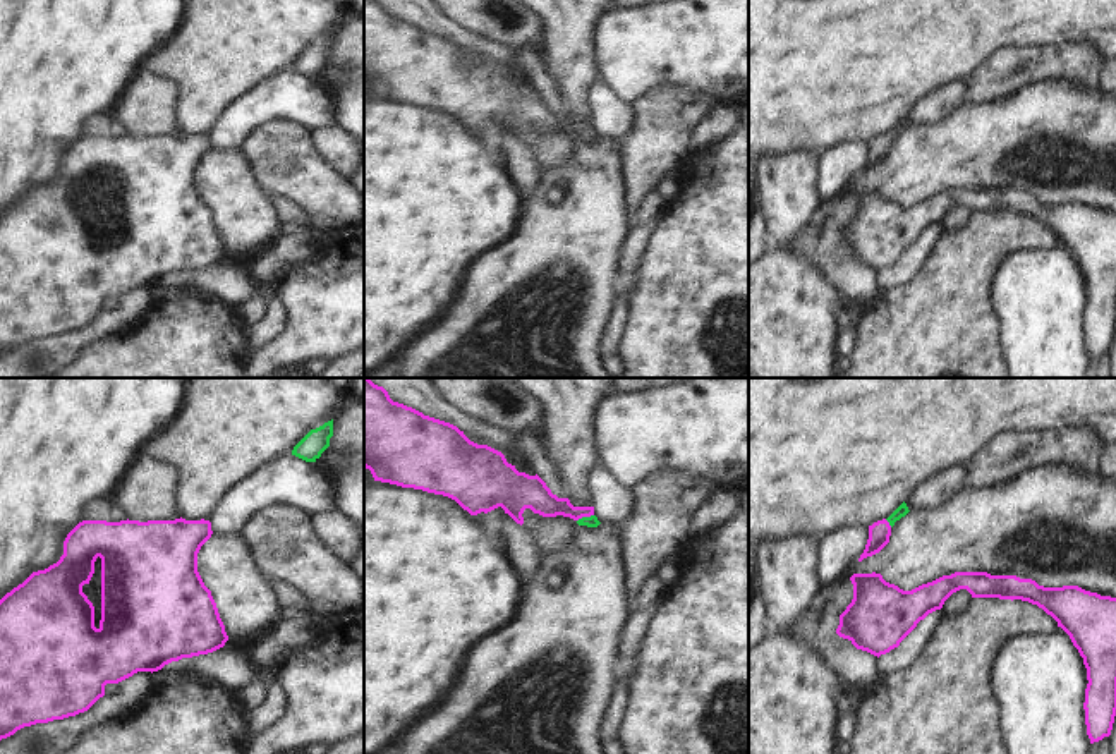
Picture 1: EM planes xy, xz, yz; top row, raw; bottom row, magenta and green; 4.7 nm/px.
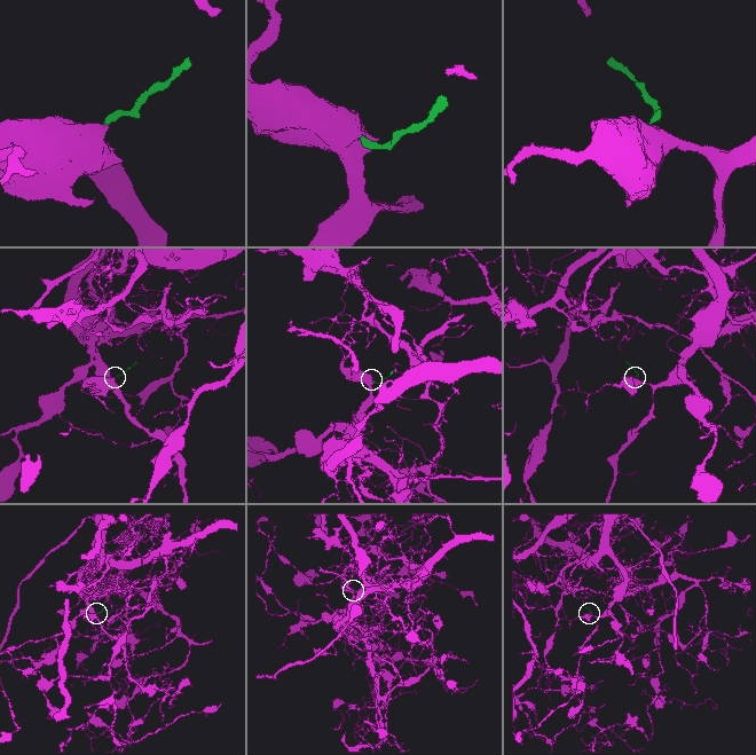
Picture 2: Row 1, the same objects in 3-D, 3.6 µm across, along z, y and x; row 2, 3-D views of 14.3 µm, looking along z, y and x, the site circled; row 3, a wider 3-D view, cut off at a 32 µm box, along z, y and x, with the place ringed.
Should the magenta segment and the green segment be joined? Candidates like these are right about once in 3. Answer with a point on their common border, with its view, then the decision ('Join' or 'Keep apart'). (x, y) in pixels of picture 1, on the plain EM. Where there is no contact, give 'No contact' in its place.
Touches magenta at xz (584, 131). Join.

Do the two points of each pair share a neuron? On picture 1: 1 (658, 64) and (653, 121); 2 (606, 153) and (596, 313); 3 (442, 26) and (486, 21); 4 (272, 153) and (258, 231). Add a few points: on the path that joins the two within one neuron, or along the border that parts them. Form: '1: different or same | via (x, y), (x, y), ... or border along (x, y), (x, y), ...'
1: different | border along (696, 91), (661, 85), (634, 102)
2: same | via (596, 193), (596, 273)
3: different | border along (450, 18), (471, 33), (498, 42)
4: different | border along (244, 153), (261, 184), (275, 198)

